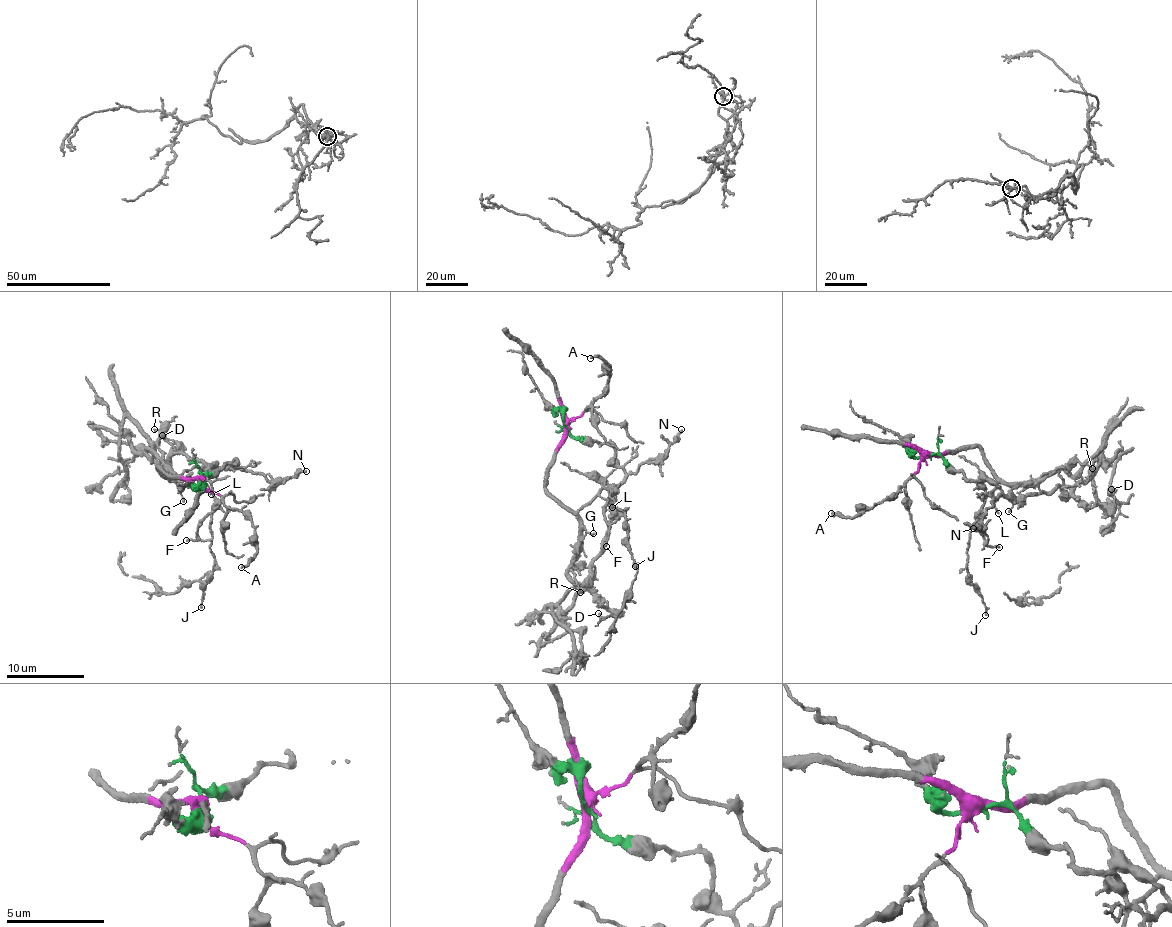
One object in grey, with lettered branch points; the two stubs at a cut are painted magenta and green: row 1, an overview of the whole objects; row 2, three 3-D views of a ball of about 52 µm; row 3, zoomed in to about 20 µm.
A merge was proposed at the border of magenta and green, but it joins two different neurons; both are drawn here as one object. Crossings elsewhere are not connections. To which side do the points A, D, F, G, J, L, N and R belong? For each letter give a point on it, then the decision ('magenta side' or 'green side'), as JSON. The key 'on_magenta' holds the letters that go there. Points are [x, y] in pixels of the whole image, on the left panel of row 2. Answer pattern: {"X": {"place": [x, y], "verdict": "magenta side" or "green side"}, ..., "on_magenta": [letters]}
{"A": {"place": [241, 567], "verdict": "magenta side"}, "D": {"place": [162, 435], "verdict": "green side"}, "F": {"place": [186, 540], "verdict": "magenta side"}, "G": {"place": [183, 501], "verdict": "magenta side"}, "J": {"place": [201, 607], "verdict": "magenta side"}, "L": {"place": [211, 494], "verdict": "magenta side"}, "N": {"place": [306, 471], "verdict": "green side"}, "R": {"place": [154, 429], "verdict": "green side"}, "on_magenta": ["A", "F", "G", "J", "L"]}

